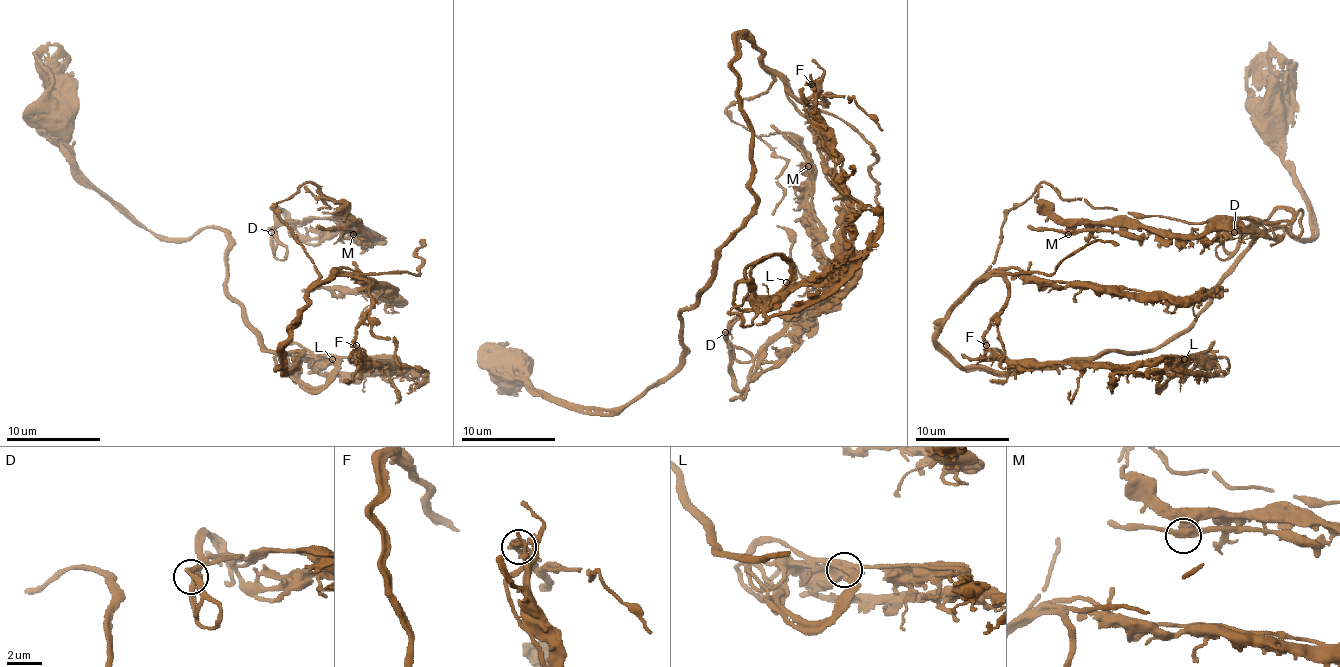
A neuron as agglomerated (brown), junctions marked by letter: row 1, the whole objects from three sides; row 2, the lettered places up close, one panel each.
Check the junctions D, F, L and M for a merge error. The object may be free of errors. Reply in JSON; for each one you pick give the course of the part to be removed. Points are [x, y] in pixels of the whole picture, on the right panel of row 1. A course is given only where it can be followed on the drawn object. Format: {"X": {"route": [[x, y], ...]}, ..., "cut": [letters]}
{"cut": []}

